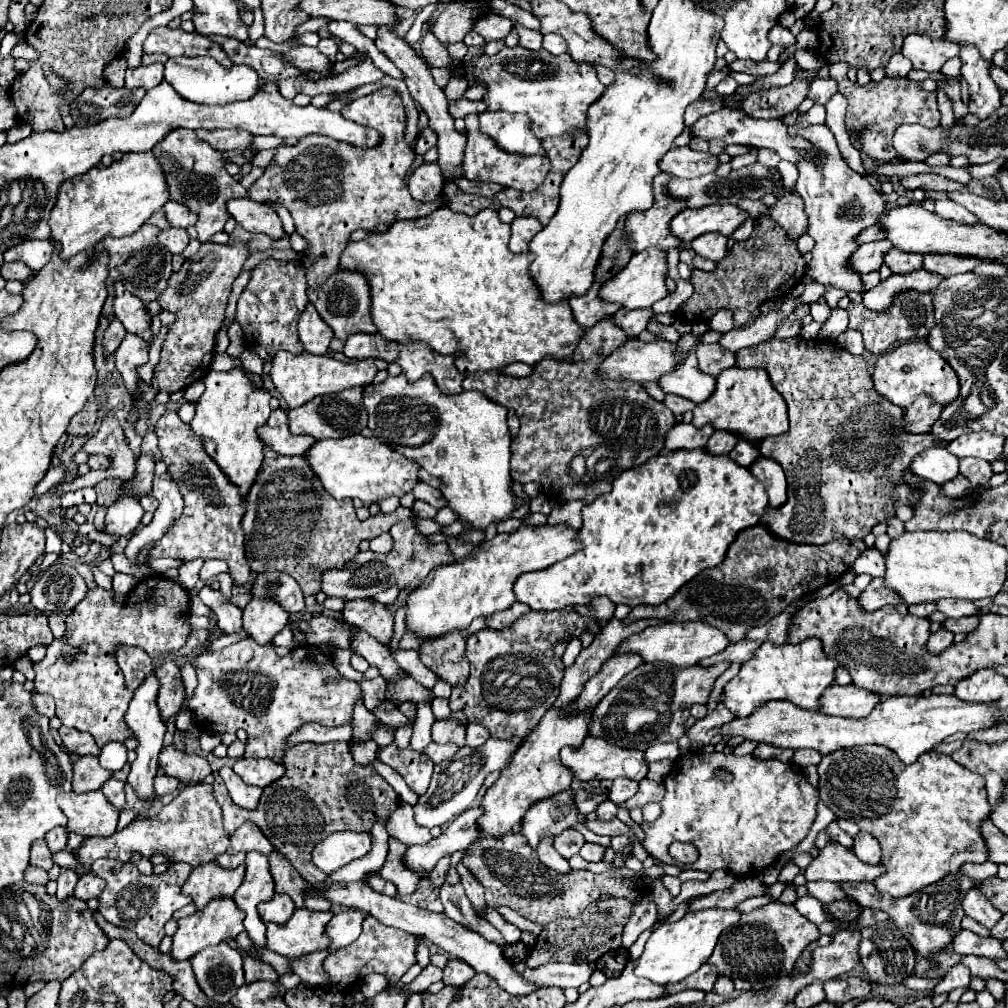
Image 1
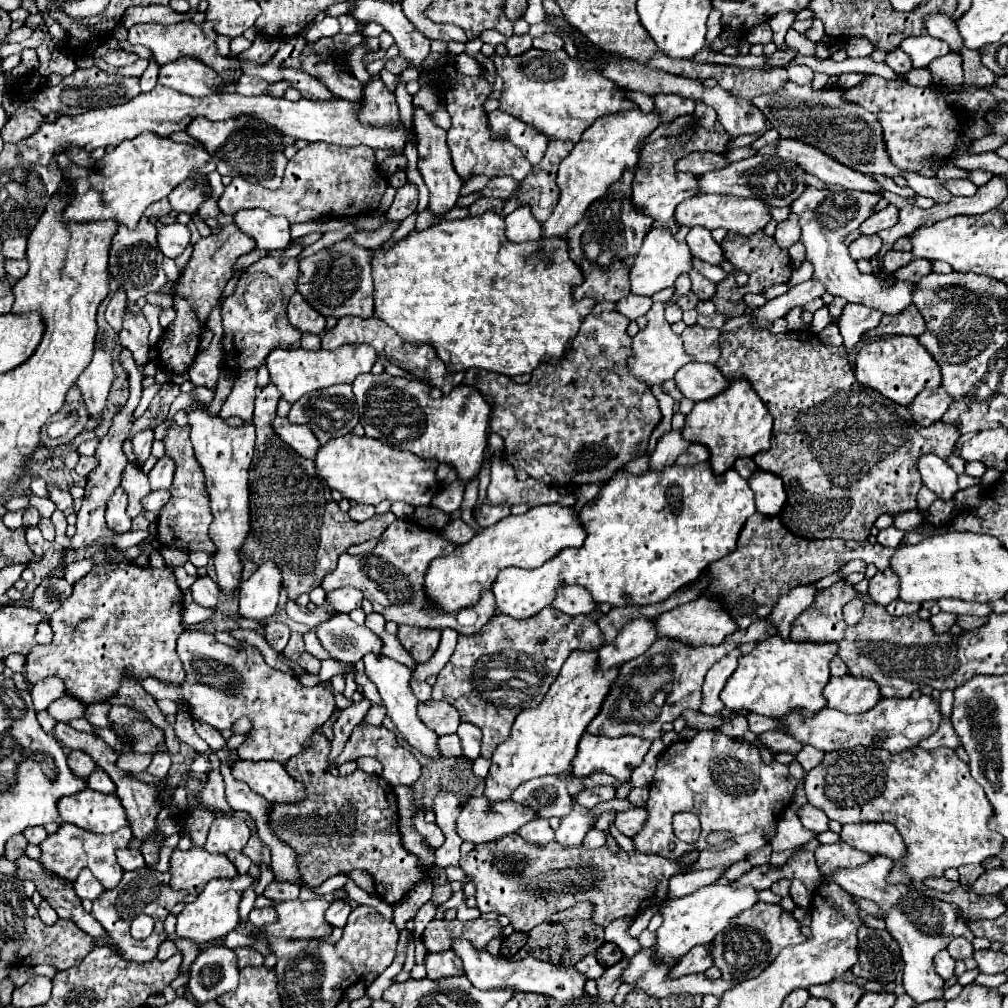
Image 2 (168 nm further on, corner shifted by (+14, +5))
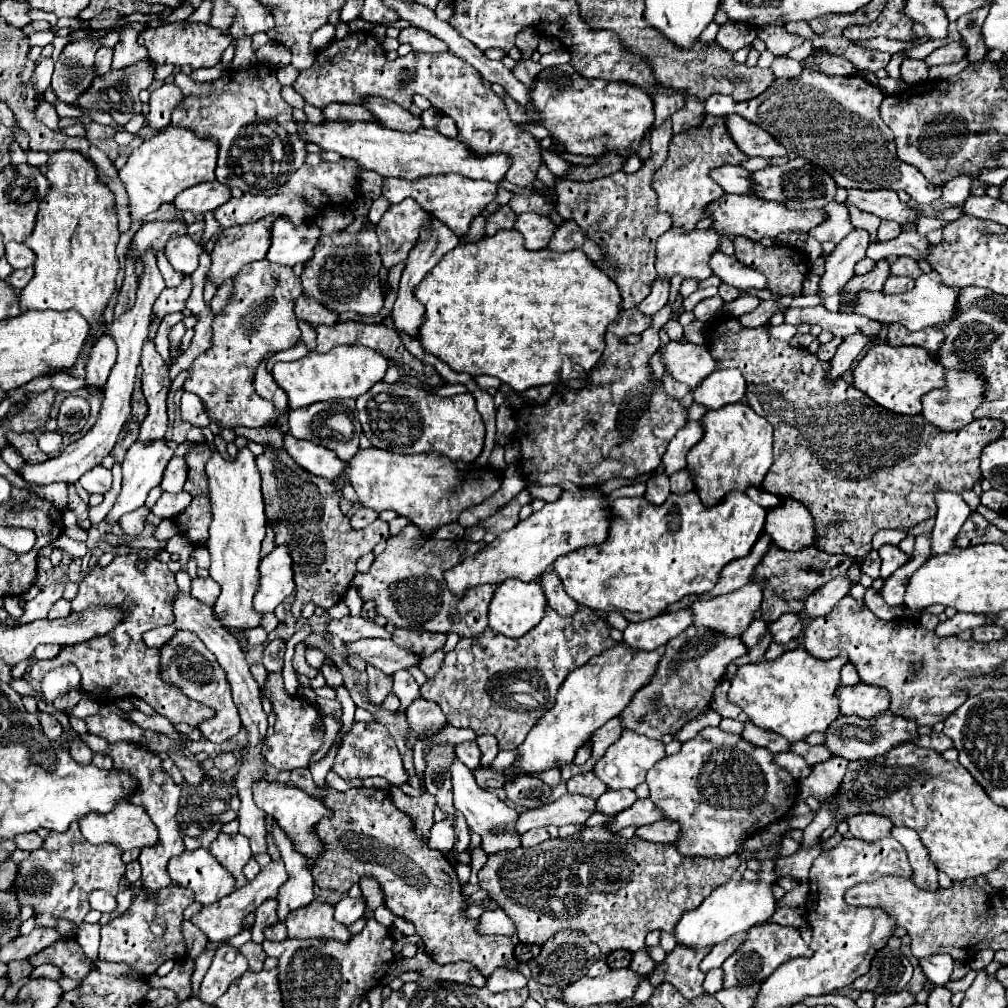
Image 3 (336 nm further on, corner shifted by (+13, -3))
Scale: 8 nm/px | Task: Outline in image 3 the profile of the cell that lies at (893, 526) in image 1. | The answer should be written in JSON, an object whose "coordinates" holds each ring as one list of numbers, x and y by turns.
{"coordinates":[[883,544,879,548,879,556,883,560,883,564,881,564,881,578,883,580,907,562,907,554,903,550,899,550,899,546,895,546,895,544]]}

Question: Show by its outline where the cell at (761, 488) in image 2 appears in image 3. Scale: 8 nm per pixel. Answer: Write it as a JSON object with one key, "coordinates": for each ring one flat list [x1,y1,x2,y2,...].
{"coordinates":[[783,498,779,506,767,510,765,532,783,550,803,550,815,546,815,532,809,510,795,498]]}

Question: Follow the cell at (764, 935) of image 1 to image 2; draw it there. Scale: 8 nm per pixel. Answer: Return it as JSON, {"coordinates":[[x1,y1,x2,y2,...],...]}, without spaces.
{"coordinates":[[758,902,754,908,736,916,730,926,714,938,710,954,714,958,714,966,720,968,722,978,738,984,742,980,756,978,770,962,774,962,782,948,790,944,802,944,804,940,806,936,800,932,800,922,790,912,782,910,778,904]]}

